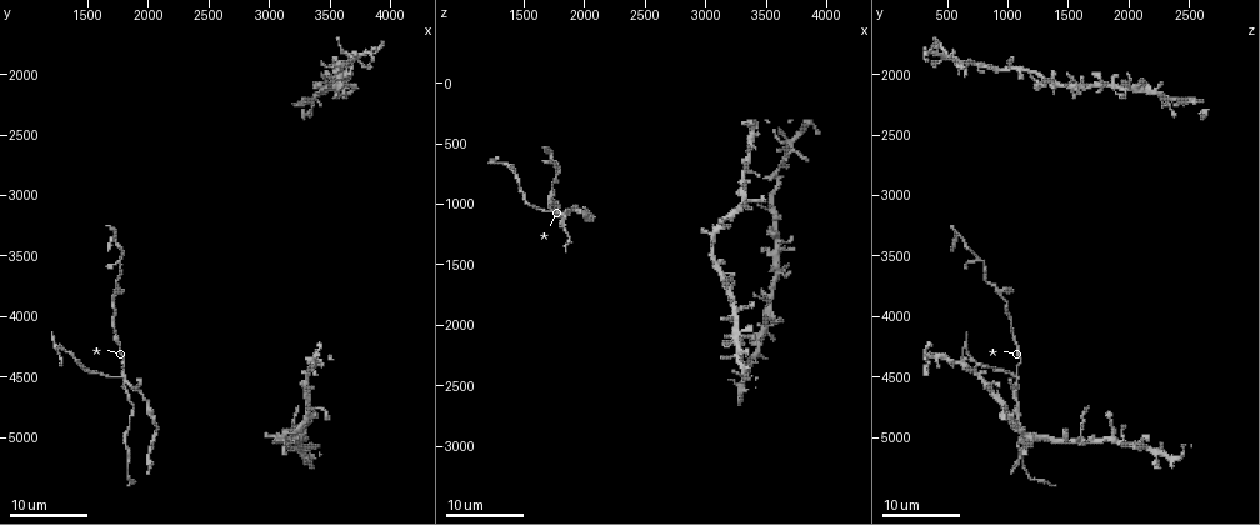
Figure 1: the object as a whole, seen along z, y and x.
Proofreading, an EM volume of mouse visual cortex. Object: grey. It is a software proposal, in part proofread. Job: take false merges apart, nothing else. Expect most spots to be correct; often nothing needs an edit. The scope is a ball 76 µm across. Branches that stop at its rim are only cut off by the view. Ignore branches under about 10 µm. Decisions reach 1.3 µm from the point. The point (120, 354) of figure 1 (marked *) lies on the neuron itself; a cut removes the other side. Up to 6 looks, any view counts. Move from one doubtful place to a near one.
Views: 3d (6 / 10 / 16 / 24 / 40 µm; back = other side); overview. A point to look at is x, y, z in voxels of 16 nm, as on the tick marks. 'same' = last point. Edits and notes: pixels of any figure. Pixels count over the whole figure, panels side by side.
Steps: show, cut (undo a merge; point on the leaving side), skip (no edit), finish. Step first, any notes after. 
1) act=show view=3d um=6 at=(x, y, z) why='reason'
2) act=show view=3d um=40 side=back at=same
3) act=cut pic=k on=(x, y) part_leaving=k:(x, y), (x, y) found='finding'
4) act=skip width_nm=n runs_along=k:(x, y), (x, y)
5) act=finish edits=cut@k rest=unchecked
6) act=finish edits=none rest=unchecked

act=show view=3d um=16 at=(1780, 4500, 1080) why='three arms meet'

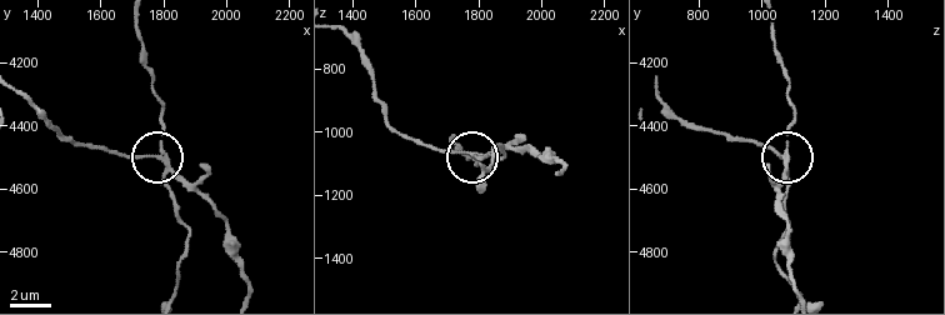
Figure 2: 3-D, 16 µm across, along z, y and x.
act=show view=3d um=10 at=(1790, 4490, 1070)

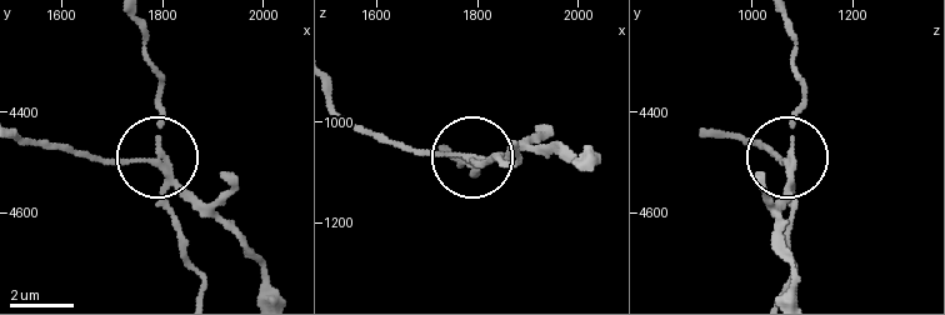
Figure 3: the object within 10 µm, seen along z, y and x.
act=show view=3d um=10 side=back at=(1790, 4500, 1075)

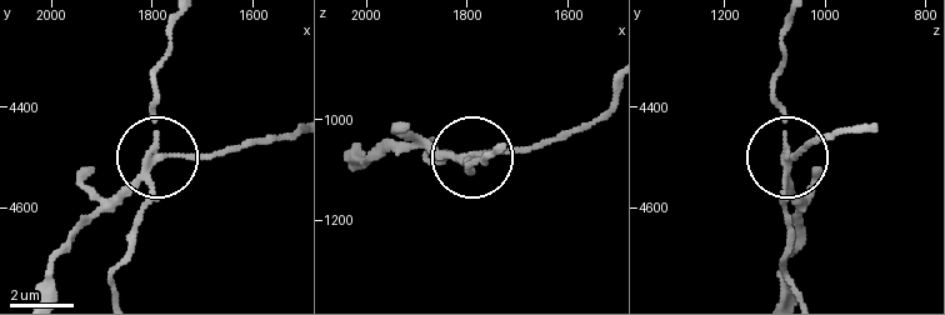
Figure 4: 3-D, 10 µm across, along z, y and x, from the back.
act=cut pic=4 on=(114, 204) part_leaving=4:(146, 165), (216, 158), (294, 133) found='a second neuron is stuck on'

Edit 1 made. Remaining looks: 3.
act=show view=overview

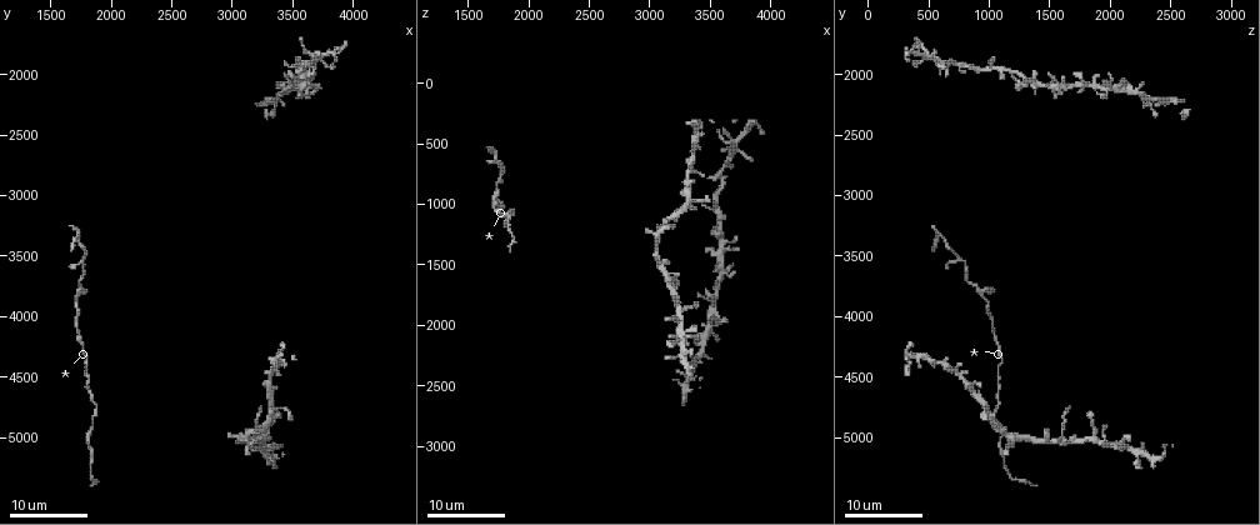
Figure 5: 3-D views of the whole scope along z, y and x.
act=show view=3d um=16 at=(3060, 5000, 1240) why='looks like a crossing'

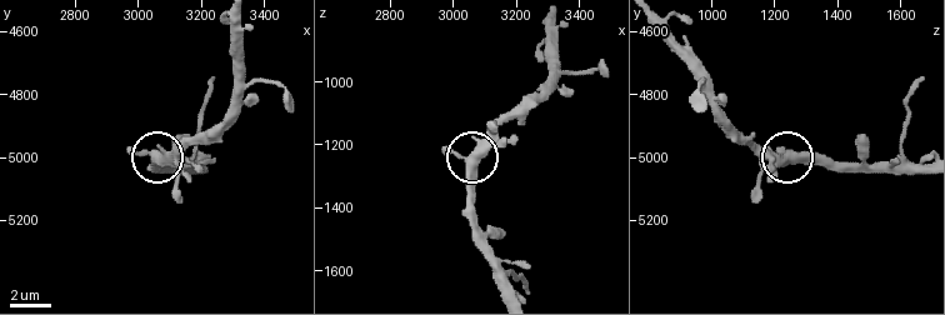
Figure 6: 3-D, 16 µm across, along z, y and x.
act=show view=3d um=6 at=(3080, 5010, 1240)

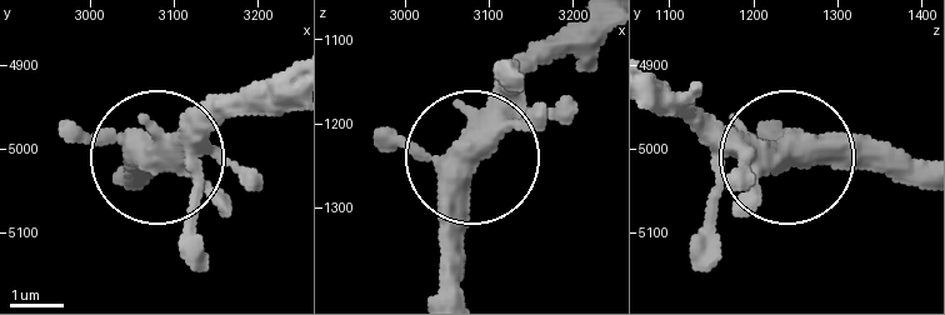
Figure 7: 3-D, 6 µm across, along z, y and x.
act=skip arms=4 found='one neuron here'

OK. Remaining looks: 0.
act=finish edits=cut@4 rest=unchecked

